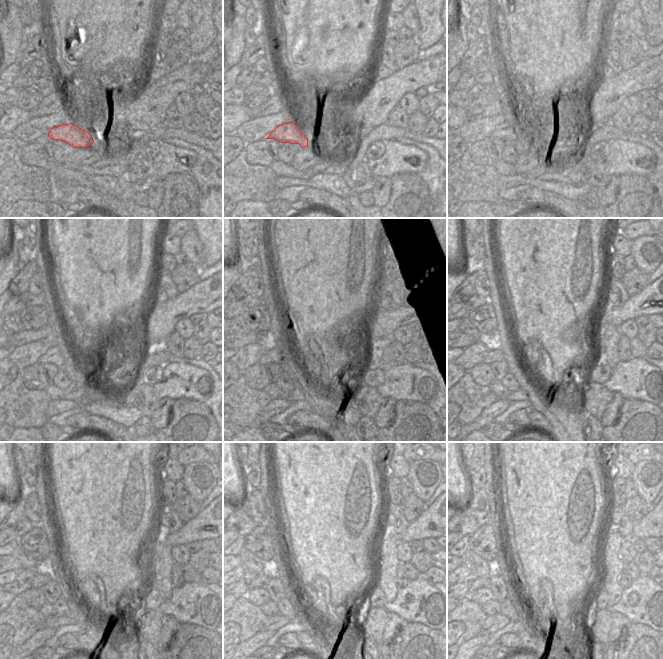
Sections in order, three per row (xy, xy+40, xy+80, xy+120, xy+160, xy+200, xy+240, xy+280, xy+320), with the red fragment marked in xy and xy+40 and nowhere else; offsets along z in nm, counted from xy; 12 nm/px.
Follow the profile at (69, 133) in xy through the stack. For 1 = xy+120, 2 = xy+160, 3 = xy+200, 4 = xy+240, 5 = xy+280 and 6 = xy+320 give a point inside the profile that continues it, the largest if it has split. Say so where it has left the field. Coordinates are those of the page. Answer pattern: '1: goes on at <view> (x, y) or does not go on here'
1: goes on at xy+120 (54, 356)
2: goes on at xy+160 (274, 356)
3: goes on at xy+200 (490, 357)
4: goes on at xy+240 (38, 581)
5: goes on at xy+280 (260, 580)
6: goes on at xy+320 (477, 582)

